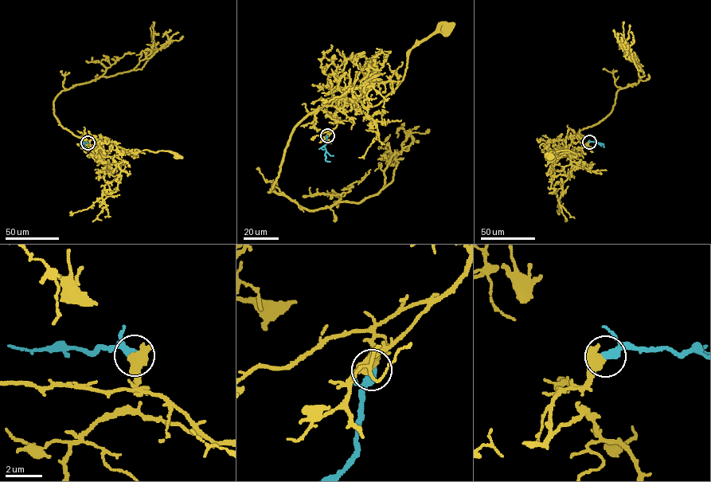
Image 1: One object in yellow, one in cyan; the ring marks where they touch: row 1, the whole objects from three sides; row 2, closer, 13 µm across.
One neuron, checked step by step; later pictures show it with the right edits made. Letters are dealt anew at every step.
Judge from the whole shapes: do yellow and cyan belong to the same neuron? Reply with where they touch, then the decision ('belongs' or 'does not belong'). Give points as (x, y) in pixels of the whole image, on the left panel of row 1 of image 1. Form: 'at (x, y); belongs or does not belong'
at (87, 143); does not belong

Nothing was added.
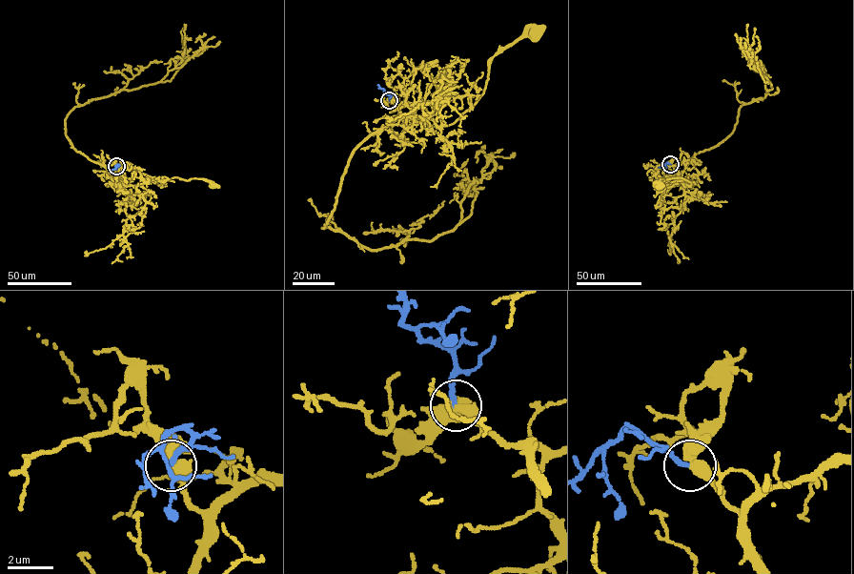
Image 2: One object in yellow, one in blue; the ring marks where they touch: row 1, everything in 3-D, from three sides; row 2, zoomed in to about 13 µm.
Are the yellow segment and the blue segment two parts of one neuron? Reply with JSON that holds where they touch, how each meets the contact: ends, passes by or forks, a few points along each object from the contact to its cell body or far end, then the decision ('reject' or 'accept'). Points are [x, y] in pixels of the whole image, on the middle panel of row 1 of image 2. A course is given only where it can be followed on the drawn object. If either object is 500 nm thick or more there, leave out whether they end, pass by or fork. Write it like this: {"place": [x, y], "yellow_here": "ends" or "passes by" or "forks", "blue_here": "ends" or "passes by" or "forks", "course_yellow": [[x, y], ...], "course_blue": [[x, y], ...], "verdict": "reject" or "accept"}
{"place": [389, 100], "yellow_here": "passes by", "blue_here": "ends", "course_yellow": [[389, 100], [401, 115], [416, 121], [433, 126], [454, 123], [483, 92], [490, 60], [519, 39], [537, 34]], "course_blue": [[389, 100], [378, 84]], "verdict": "accept"}

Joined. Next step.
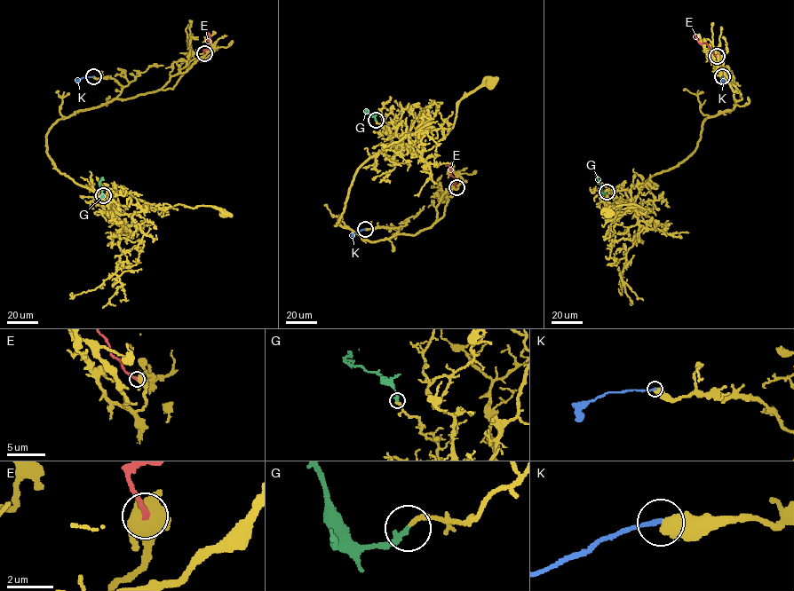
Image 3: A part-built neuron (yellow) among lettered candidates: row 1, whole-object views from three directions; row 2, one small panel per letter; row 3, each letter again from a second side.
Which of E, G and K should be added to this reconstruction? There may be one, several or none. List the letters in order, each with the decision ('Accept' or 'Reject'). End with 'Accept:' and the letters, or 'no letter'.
E: Reject
G: Accept
K: Reject
Accept: G

